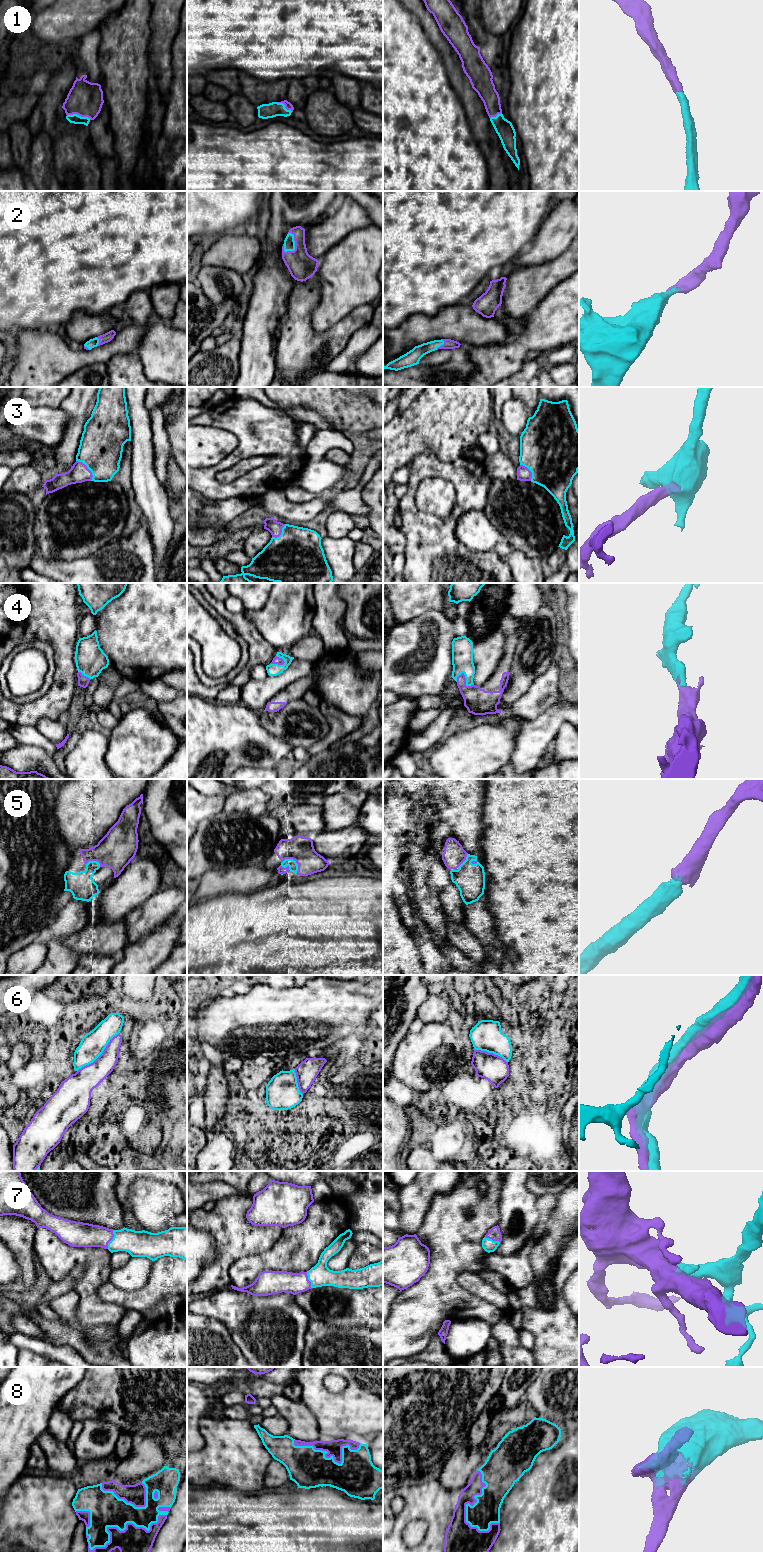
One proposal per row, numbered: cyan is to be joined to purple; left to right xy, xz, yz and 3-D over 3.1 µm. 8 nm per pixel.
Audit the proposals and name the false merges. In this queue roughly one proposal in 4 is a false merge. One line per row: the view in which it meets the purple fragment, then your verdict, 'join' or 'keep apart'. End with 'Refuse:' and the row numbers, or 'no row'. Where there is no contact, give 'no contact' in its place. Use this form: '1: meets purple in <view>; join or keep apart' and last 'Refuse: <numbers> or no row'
1: meets purple in xy; join
2: meets purple in xz; join
3: meets purple in xy; join
4: meets purple in yz; join
5: meets purple in xz; join
6: meets purple in xy; join
7: meets purple in xy; join
8: meets purple in xy; join
Refuse: no row

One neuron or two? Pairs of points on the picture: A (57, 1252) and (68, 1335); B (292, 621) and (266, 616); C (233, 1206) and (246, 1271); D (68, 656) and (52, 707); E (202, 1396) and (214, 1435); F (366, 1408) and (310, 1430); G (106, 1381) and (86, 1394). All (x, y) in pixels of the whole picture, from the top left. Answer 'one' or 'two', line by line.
A: two
B: one
C: two
D: one
E: two
F: two
G: one

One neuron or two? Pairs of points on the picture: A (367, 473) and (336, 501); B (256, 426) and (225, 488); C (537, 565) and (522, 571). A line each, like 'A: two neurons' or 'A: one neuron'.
A: one neuron
B: one neuron
C: one neuron

